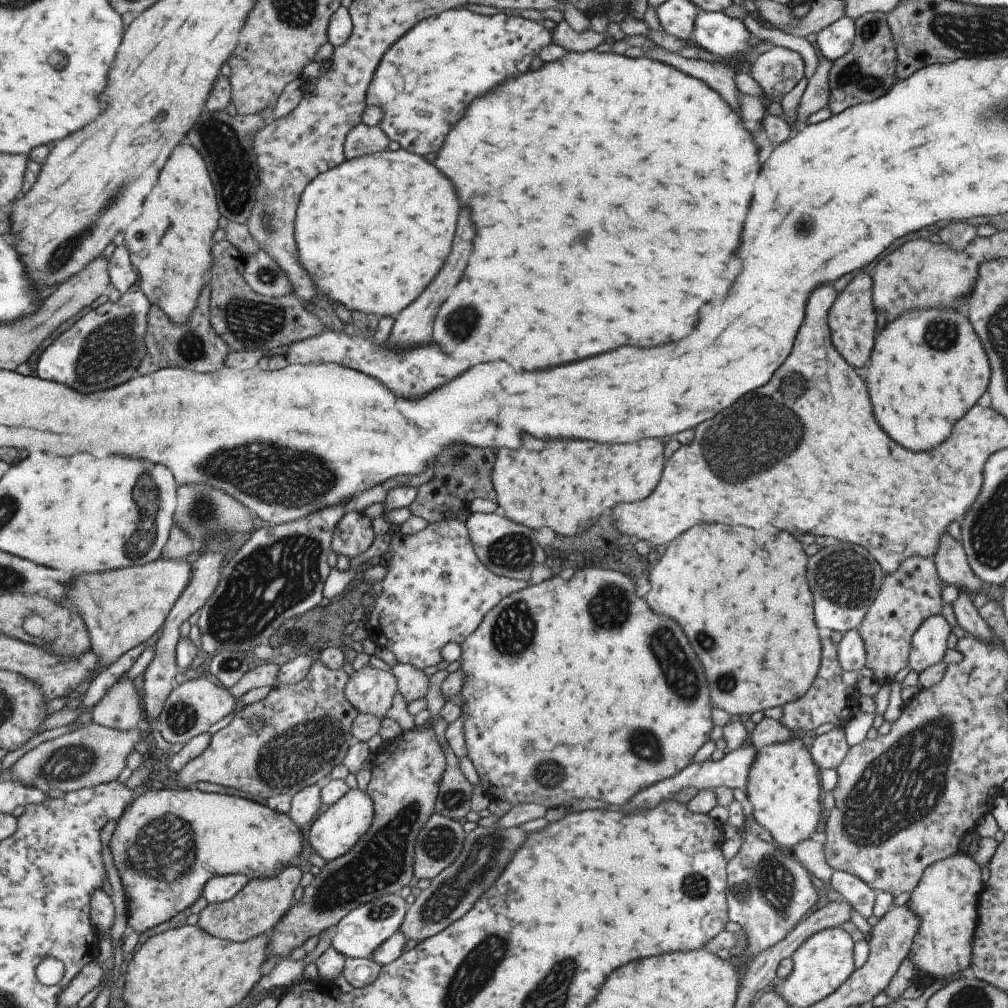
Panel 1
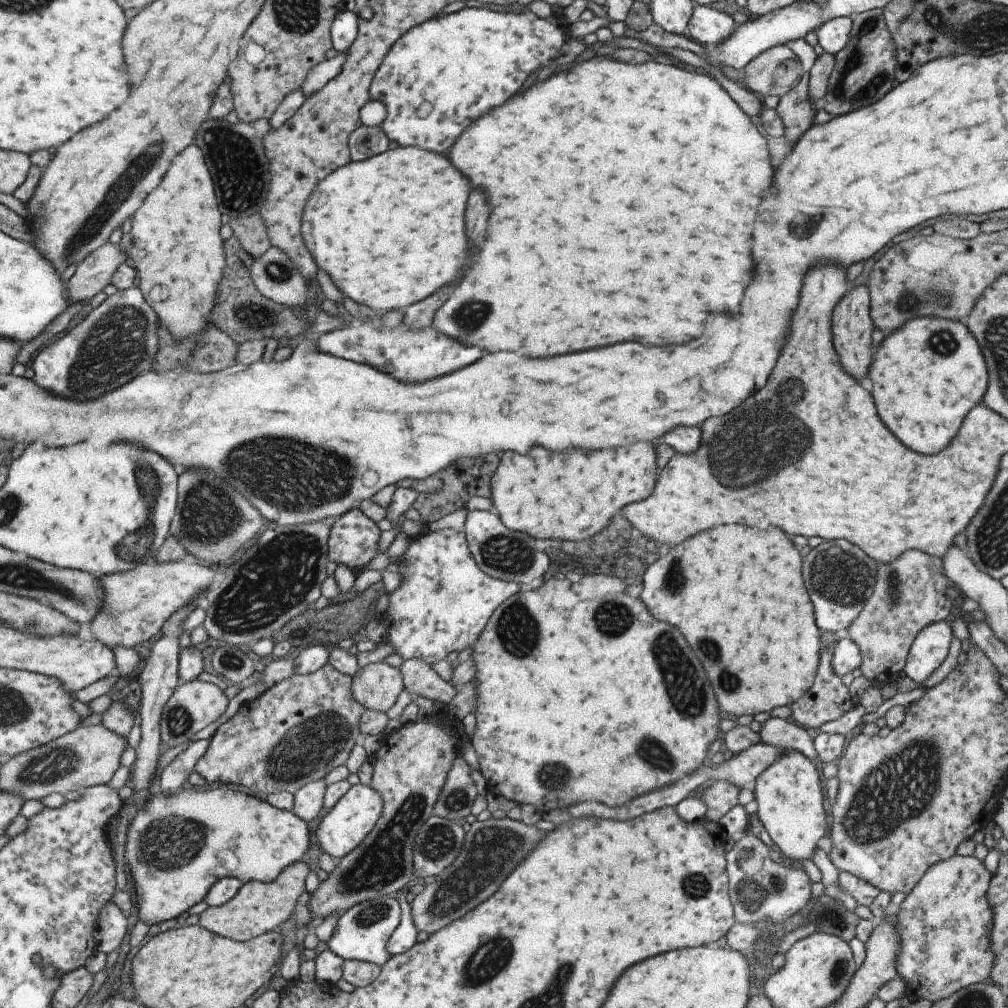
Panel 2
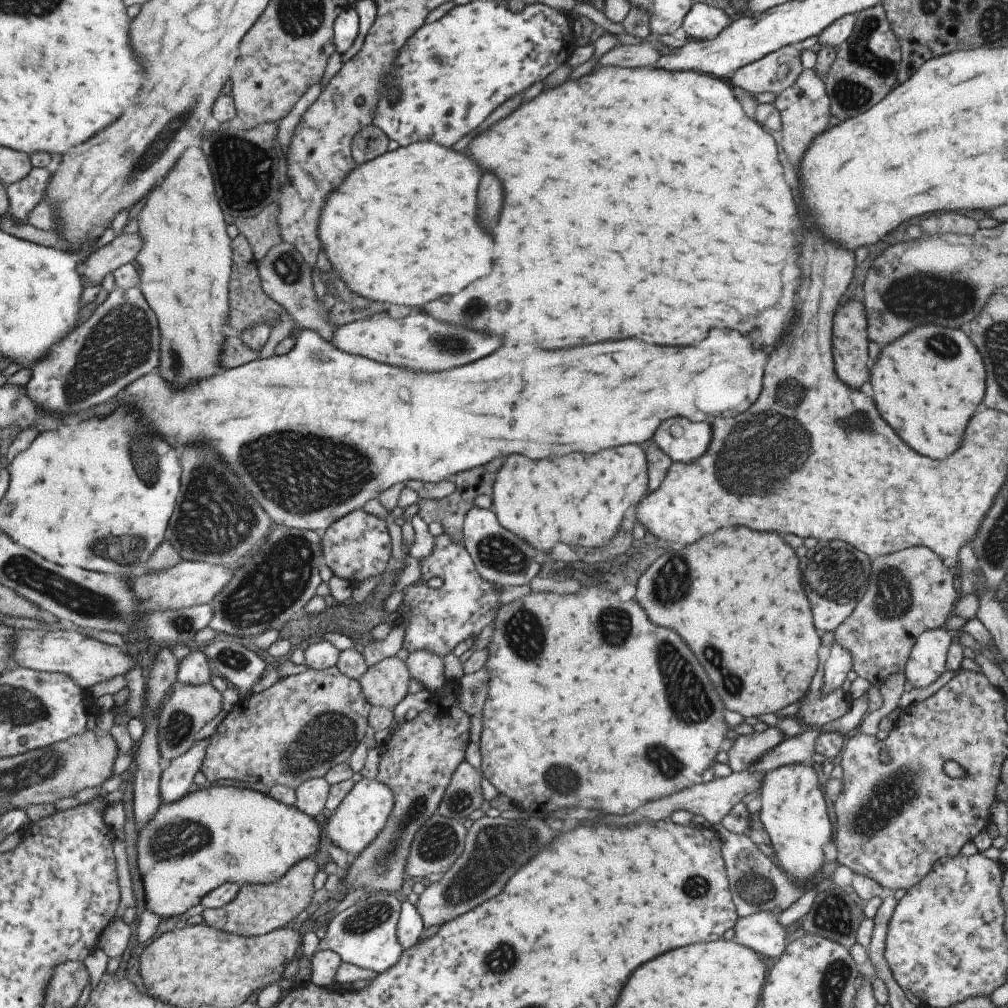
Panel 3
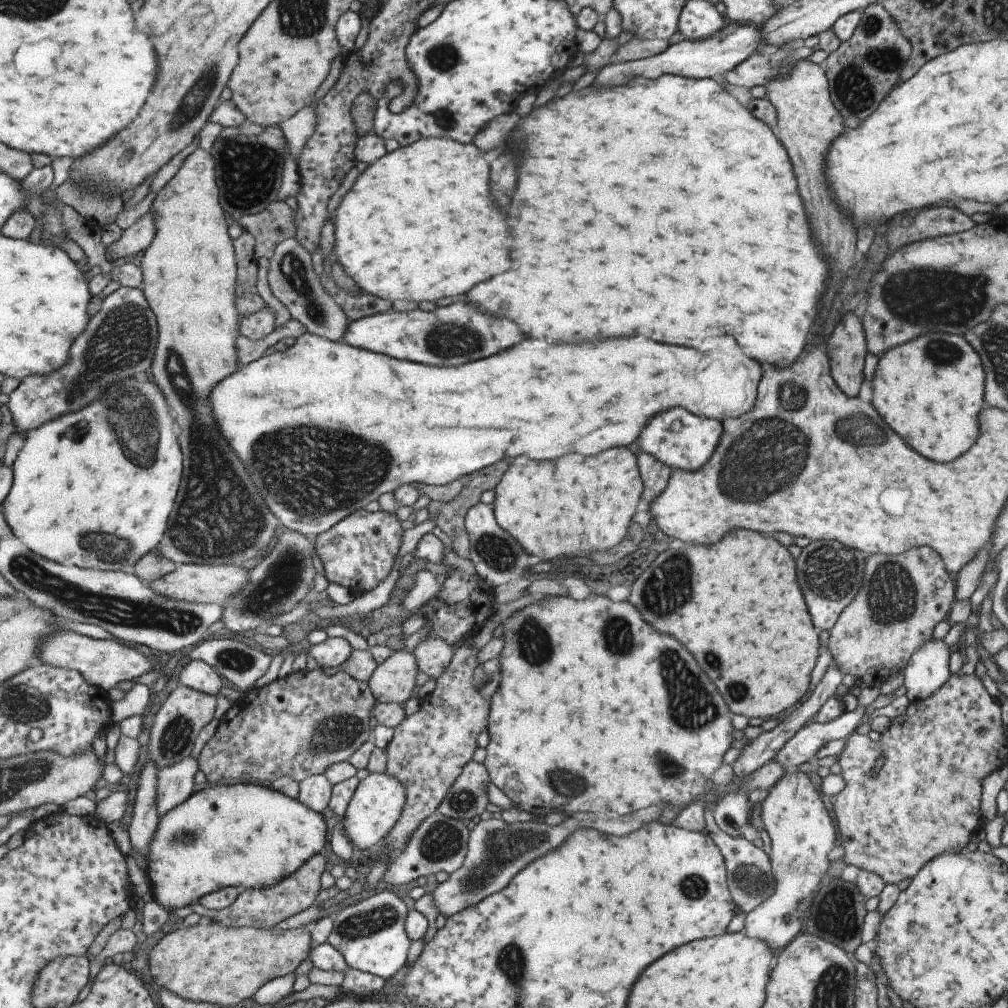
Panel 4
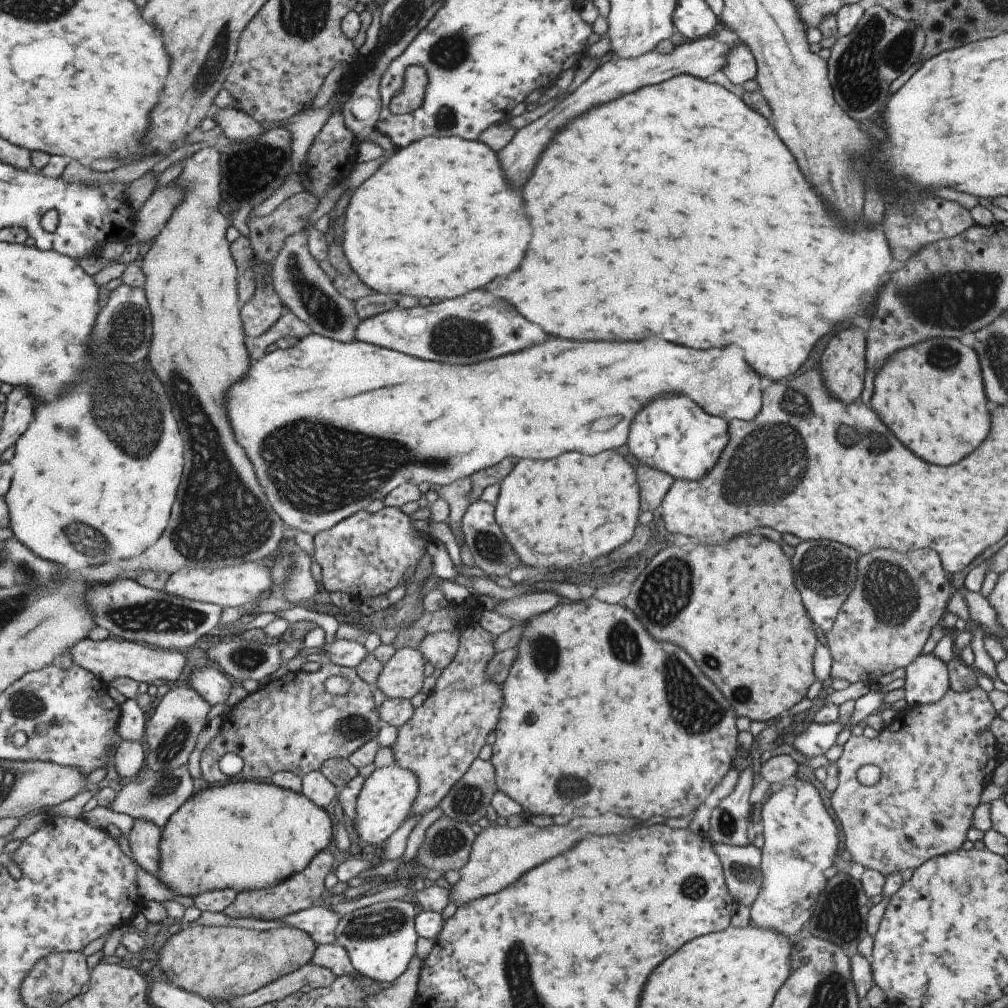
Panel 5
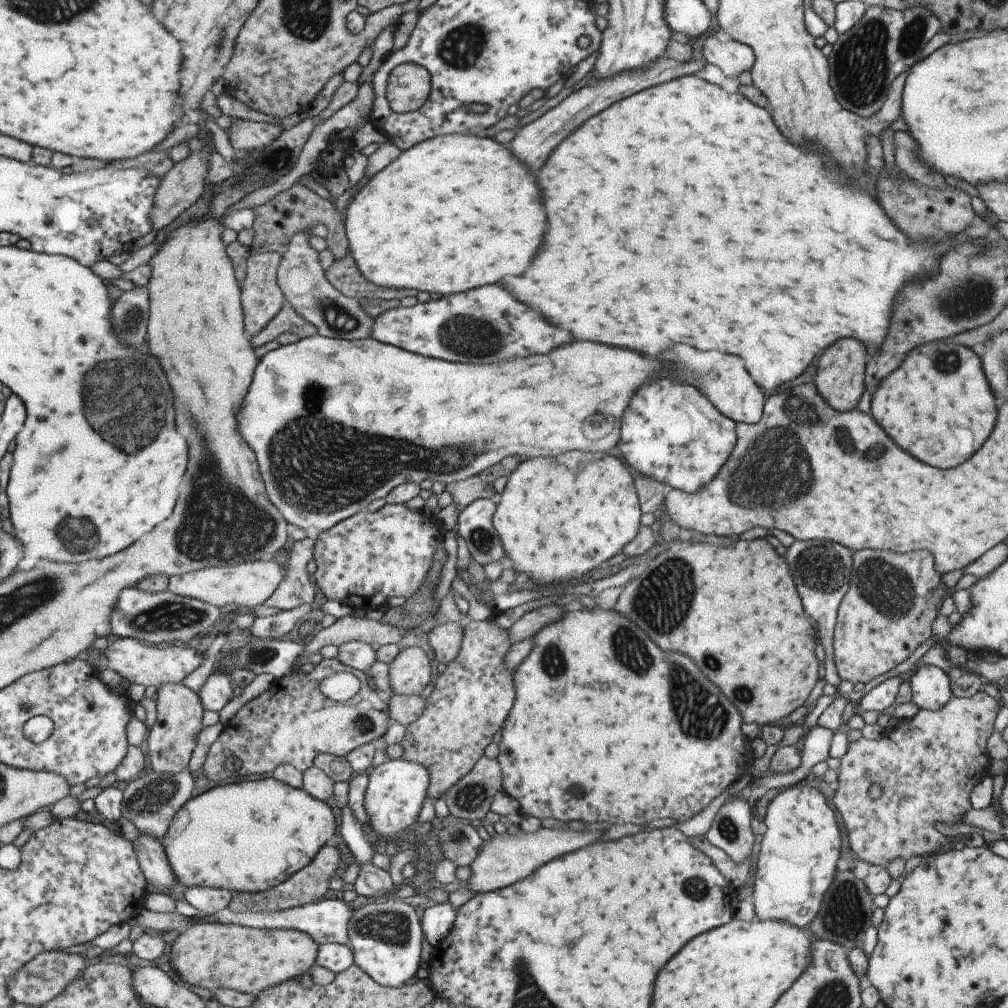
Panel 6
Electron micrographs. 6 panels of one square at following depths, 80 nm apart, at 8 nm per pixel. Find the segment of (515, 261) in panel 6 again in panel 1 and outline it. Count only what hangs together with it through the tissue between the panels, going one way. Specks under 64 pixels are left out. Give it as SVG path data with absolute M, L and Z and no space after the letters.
M399 148L345 159L312 178L299 197L292 222L296 259L314 284L316 295L350 311L394 317L419 296L447 258L457 212L457 198L449 182L419 155Z

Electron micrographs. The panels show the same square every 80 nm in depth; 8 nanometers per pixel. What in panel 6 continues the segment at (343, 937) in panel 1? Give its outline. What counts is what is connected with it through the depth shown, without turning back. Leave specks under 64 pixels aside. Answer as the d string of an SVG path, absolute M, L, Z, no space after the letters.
M387 898L369 901L369 903L351 913L349 920L346 922L346 927L347 946L352 952L353 965L366 972L371 980L384 987L397 987L415 976L415 971L419 966L420 942L424 936L420 929L420 921L415 915L415 910L409 904Z

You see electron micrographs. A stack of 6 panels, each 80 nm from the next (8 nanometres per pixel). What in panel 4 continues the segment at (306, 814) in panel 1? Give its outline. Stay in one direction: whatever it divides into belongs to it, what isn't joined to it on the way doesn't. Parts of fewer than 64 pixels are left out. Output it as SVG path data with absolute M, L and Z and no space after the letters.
M311 775L298 782L296 799L309 810L320 813L325 806L328 806L331 791L332 784L325 775Z

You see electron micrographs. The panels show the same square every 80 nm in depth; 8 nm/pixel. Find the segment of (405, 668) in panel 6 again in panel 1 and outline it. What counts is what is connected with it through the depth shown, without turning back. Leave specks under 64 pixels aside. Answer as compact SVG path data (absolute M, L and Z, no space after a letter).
M365 666L349 671L344 697L358 714L382 718L396 690L396 680L390 671Z

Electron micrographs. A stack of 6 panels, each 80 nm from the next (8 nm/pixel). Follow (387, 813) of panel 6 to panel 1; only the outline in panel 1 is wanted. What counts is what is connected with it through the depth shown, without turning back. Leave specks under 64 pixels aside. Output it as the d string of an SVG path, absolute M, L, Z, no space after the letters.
M354 789L348 791L330 804L327 810L313 820L307 840L309 846L313 848L325 862L332 861L334 858L345 854L366 832L372 823L373 807L372 800L364 791Z

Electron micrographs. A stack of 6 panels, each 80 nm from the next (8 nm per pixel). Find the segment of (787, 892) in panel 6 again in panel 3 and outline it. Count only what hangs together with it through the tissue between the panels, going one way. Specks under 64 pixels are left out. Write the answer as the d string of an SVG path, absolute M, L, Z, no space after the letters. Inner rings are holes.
M791 763L767 771L760 780L758 797L761 804L758 811L759 820L763 824L763 833L769 837L774 862L792 881L803 884L804 880L809 878L813 884L819 878L821 865L825 862L823 846L831 840L831 832L823 794L817 785L811 763ZM762 910L760 913L753 913L751 916L746 916L743 919L737 918L736 923L732 926L734 942L761 954L769 962L775 962L778 956L781 956L785 946L785 942L783 941L785 932L783 931L783 927L777 924L777 920L775 920L778 914L778 911L768 913Z

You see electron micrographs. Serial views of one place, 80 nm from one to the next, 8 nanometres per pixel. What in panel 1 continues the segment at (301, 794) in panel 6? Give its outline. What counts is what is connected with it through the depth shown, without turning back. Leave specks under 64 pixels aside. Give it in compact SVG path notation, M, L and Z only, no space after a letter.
M151 788L124 808L109 838L126 898L127 926L141 934L164 923L193 904L213 876L243 874L249 880L273 876L299 854L301 840L299 827L267 805L195 788Z

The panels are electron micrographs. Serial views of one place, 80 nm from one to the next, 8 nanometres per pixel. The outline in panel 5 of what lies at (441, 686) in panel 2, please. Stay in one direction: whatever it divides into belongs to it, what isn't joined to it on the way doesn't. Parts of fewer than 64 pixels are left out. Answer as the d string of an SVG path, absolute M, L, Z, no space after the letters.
M439 631L420 637L417 650L427 666L427 670L445 668L453 660L458 647L457 631Z

